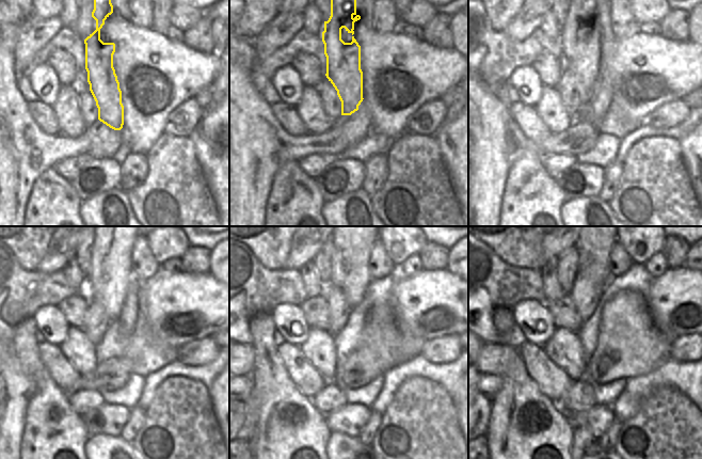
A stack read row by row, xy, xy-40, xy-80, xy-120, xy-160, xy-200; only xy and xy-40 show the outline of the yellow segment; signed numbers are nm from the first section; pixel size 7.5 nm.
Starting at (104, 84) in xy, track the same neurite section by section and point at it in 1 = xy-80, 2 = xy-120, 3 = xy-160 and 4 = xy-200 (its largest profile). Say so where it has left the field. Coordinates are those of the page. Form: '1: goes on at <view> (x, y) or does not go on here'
1: goes on at xy-80 (579, 37)
2: goes on at xy-120 (112, 254)
3: goes on at xy-160 (350, 265)
4: goes on at xy-200 (593, 248)

